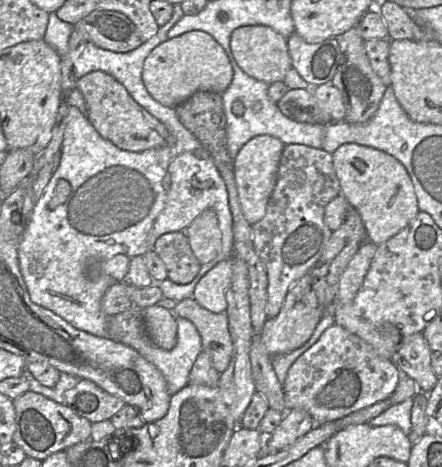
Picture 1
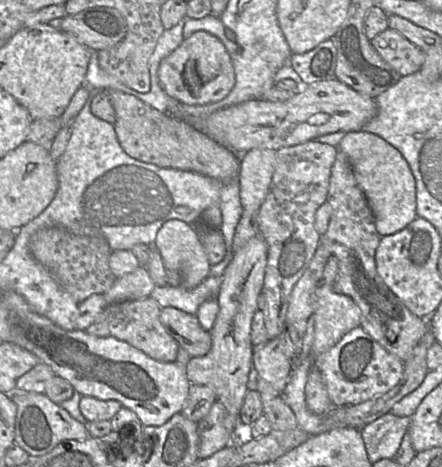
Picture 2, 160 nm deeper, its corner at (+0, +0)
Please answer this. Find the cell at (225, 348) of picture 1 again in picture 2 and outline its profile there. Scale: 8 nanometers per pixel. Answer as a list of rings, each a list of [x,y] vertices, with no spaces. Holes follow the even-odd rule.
[[[173,307],[162,308],[160,321],[189,355],[206,355],[212,346],[211,334],[202,328],[197,315]]]

